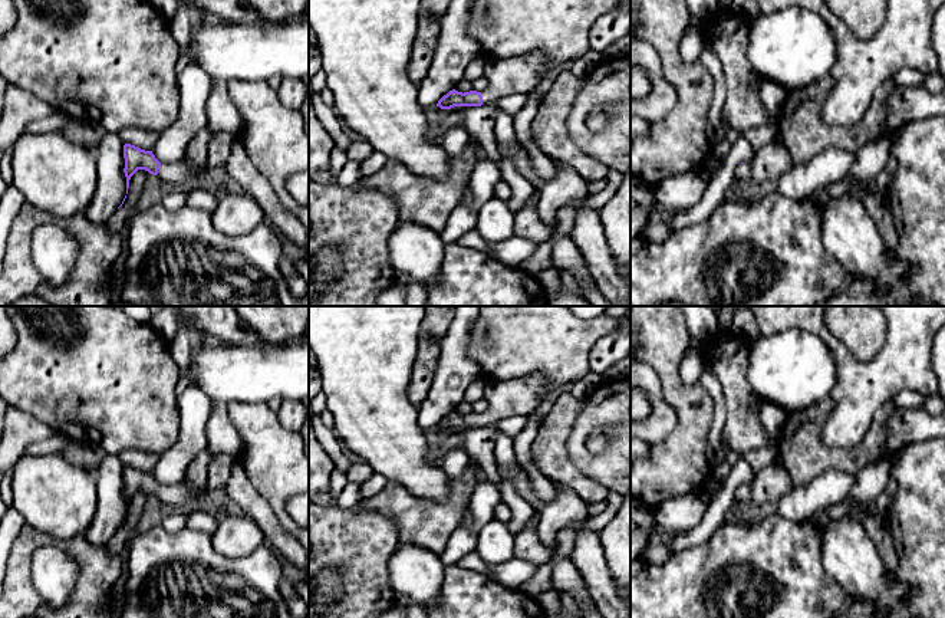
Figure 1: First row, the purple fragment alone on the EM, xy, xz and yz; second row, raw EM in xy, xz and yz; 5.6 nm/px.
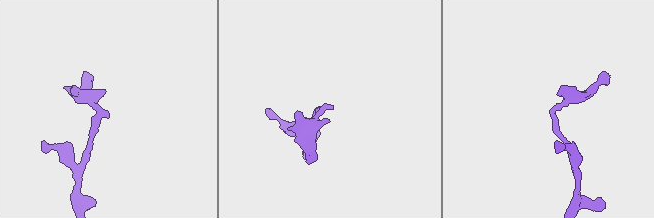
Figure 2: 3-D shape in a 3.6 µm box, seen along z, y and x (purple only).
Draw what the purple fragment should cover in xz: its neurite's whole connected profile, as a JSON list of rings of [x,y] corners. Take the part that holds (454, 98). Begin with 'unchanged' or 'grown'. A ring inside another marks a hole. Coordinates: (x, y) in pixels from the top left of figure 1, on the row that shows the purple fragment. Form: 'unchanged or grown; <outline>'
grown; [[[541,52],[508,59],[487,59],[484,76],[488,86],[483,92],[458,92],[455,89],[444,95],[437,106],[451,109],[454,106],[490,105],[500,98],[533,92],[543,79],[546,59]]]

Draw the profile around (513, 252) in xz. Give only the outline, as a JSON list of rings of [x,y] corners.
[[[513,236],[506,241],[487,241],[487,246],[495,260],[511,267],[529,260],[539,247],[536,241],[518,236]]]

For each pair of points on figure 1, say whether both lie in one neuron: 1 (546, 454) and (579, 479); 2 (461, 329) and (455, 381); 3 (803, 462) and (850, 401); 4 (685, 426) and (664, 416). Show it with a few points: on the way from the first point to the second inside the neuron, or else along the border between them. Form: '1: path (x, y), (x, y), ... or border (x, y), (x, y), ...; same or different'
1: path (555, 463), (570, 477); same
2: path (455, 342), (455, 368); same
3: border (830, 406), (820, 440), (829, 447), (855, 446); different
4: border (665, 400), (675, 414), (675, 427), (652, 444); different

